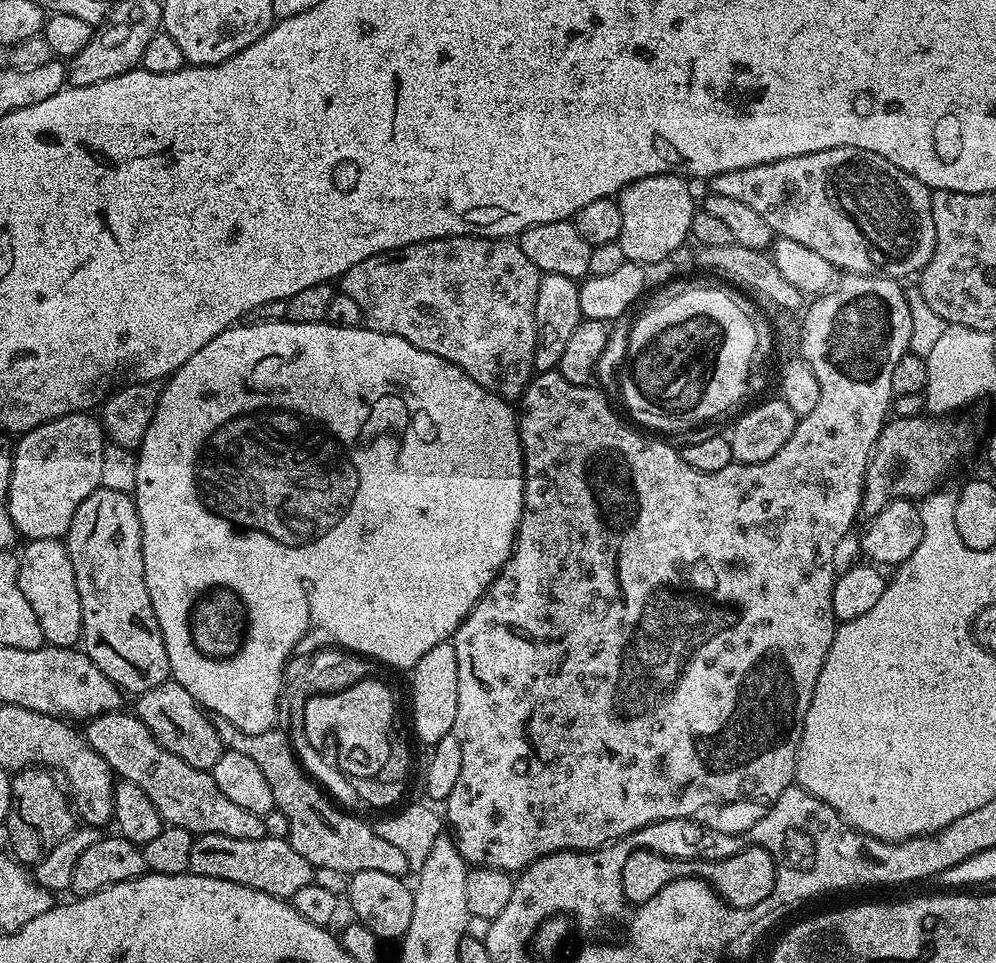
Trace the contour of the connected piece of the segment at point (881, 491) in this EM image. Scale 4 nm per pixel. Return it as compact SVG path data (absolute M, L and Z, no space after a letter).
M921 414L914 418L896 416L889 419L880 436L876 440L874 450L868 459L866 474L864 475L864 496L860 499L860 507L865 517L877 516L892 500L919 501L937 491L940 484L952 472L952 467L963 456L968 456L976 448L976 436L968 424L951 424L948 418L933 418L928 414Z

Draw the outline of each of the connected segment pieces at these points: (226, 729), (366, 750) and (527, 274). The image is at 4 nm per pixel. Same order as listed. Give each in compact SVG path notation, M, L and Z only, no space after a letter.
M212 716L212 725L214 730L218 730L218 738L227 751L247 754L261 768L262 774L266 777L266 783L270 785L270 790L274 793L275 808L282 814L286 814L286 822L290 822L288 844L294 846L294 850L298 850L298 854L302 854L302 858L306 858L306 862L310 862L313 869L325 867L347 874L362 870L382 870L382 874L394 874L399 877L403 877L409 871L408 860L401 850L398 850L393 843L386 842L381 835L377 835L368 820L367 822L359 820L356 814L333 803L322 791L321 786L304 771L296 758L296 752L292 748L287 731L279 732L279 727L273 726L262 734L246 734L238 730L234 722L221 716Z
M360 678L341 692L325 692L313 695L305 702L305 730L310 742L324 746L331 734L336 739L334 763L345 776L379 777L383 763L390 754L390 742L394 729L392 719L396 716L396 704L392 692L380 680Z
M447 236L437 240L427 240L421 244L411 244L405 248L396 248L393 252L383 252L377 256L366 258L358 262L358 266L350 266L346 274L340 277L338 281L339 291L350 294L354 302L362 310L362 318L367 327L374 329L376 332L385 332L394 334L398 338L406 338L418 350L426 350L430 354L438 354L446 362L466 373L478 386L482 386L487 392L493 392L495 396L503 396L505 400L512 402L523 396L529 380L534 375L534 350L536 349L536 303L538 302L538 286L542 273L539 268L522 254L519 243L512 238L497 238L494 236Z

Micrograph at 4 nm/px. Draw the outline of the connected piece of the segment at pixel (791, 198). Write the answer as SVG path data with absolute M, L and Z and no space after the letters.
M831 148L830 150L811 152L810 154L798 154L794 158L775 160L774 162L766 162L765 164L755 164L749 168L734 170L733 172L723 172L711 177L710 184L712 184L710 186L711 194L722 194L725 198L734 198L736 201L743 202L746 206L752 207L765 220L766 226L770 226L770 230L779 239L793 240L794 242L801 243L802 246L808 247L809 250L814 250L814 254L820 255L821 258L826 258L826 262L830 262L833 269L839 270L844 274L857 272L858 274L866 274L867 276L915 277L924 269L926 262L930 262L930 258L934 254L934 242L936 239L934 238L932 192L922 182L918 182L918 178L906 174L906 170L898 170L898 166L894 166L894 162L890 162L870 150L862 150L861 148Z

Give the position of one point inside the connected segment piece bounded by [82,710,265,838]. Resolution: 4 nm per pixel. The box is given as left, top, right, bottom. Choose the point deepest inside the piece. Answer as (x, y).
(188, 798)

